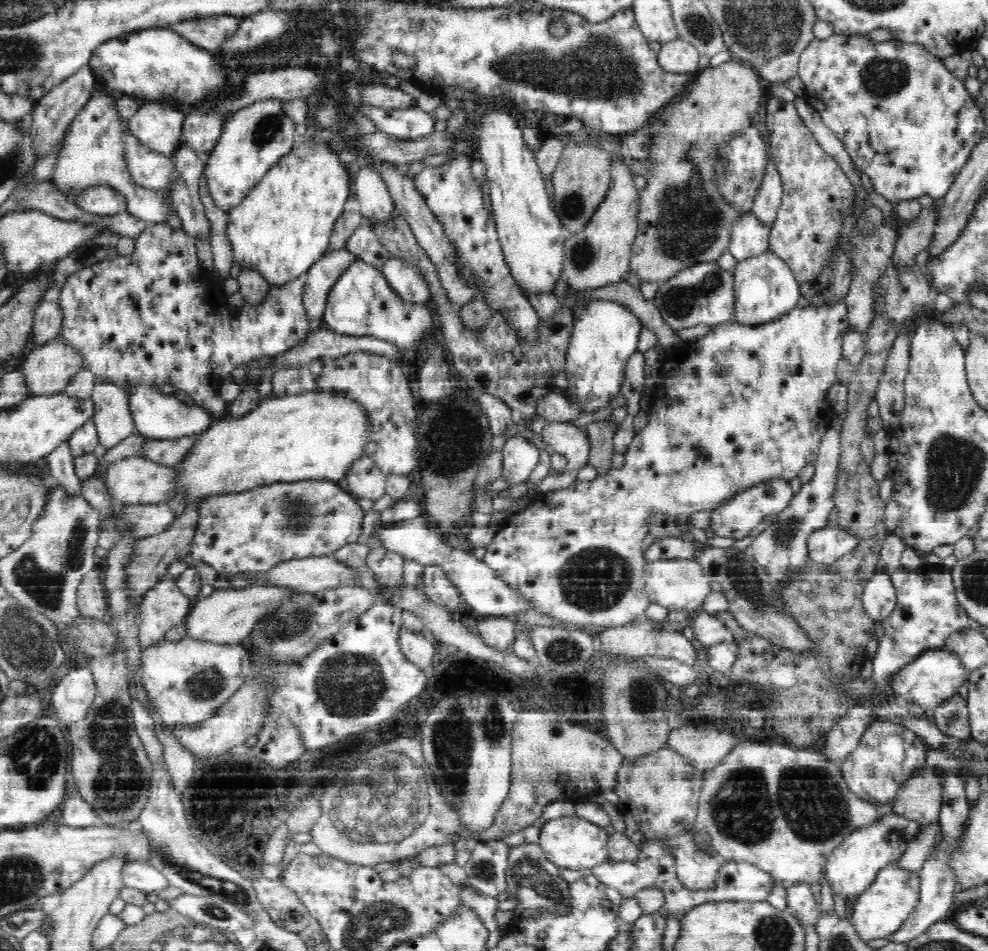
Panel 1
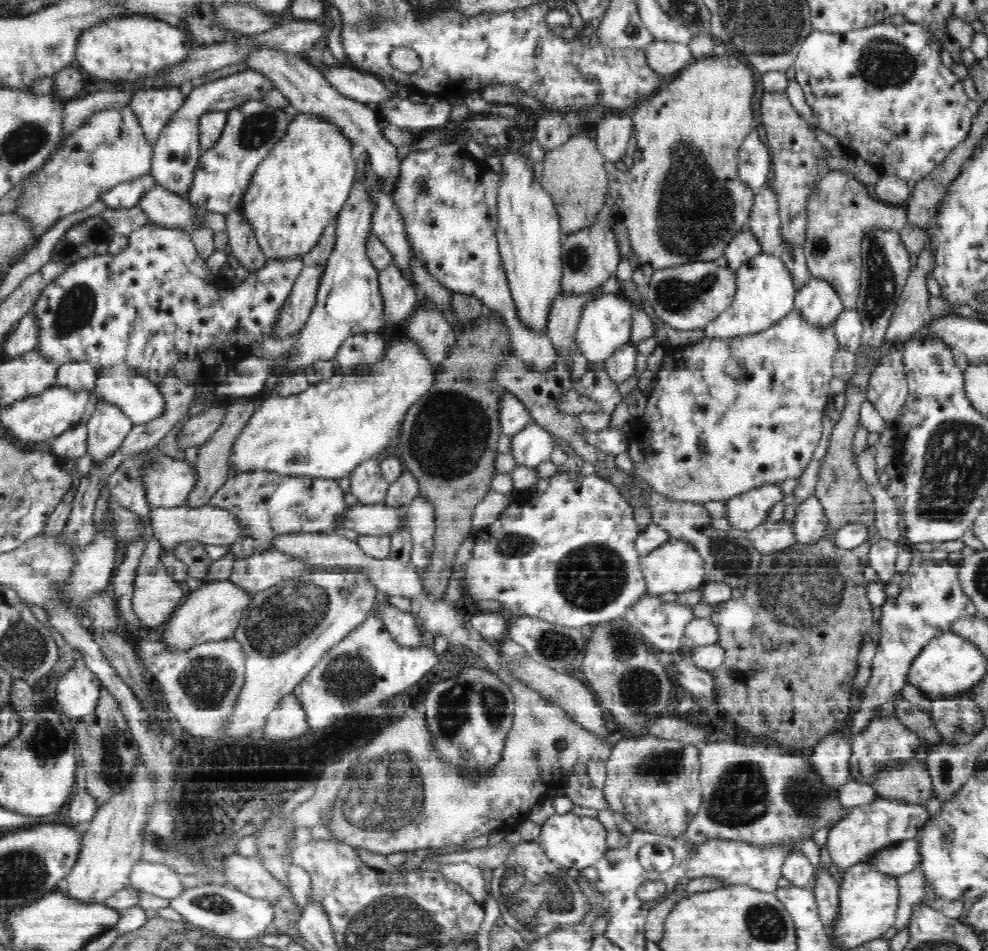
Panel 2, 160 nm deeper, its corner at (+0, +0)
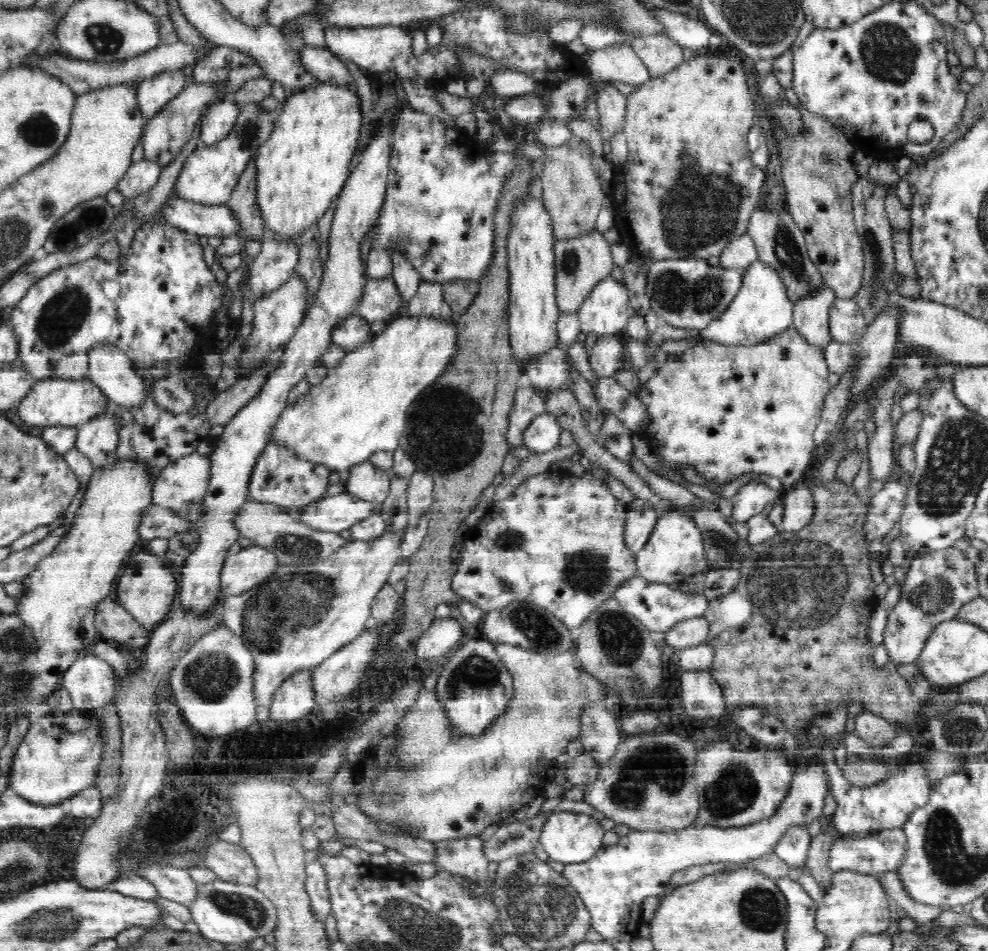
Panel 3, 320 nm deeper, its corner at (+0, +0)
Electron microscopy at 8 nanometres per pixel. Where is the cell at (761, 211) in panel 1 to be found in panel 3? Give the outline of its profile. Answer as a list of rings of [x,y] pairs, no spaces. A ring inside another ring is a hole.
[[[758,206],[750,217],[747,233],[752,237],[757,249],[757,260],[770,264],[779,272],[792,302],[809,296],[818,285],[825,284],[820,271],[814,266],[807,252],[804,235],[789,212],[766,212]]]

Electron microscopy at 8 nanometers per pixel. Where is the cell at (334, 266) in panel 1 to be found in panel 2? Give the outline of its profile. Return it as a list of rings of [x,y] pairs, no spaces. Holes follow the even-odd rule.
[[[326,264],[305,265],[295,280],[291,294],[280,312],[280,326],[274,338],[294,337],[306,324],[310,311],[315,307],[319,282]]]

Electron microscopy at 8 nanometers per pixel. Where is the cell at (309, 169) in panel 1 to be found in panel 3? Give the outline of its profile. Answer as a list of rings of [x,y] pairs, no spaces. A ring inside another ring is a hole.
[[[319,82],[316,88],[300,94],[287,94],[282,112],[276,117],[270,138],[262,143],[254,159],[256,161],[256,202],[266,228],[286,236],[298,236],[308,230],[316,220],[324,216],[330,202],[342,192],[342,186],[350,173],[350,160],[358,147],[362,128],[361,101],[356,92],[344,86]]]

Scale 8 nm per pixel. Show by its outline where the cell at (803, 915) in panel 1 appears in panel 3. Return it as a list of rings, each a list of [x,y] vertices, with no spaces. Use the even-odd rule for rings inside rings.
[[[794,826],[779,840],[775,848],[776,856],[784,860],[791,870],[803,868],[811,840],[812,837],[804,827]]]

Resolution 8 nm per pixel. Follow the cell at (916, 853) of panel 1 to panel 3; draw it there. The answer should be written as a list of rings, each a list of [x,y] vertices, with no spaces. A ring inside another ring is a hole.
[[[903,828],[884,830],[876,834],[858,834],[848,838],[838,839],[832,843],[830,852],[830,869],[834,872],[839,870],[852,870],[864,874],[875,875],[886,871],[896,871],[903,863],[907,849],[907,842]]]

